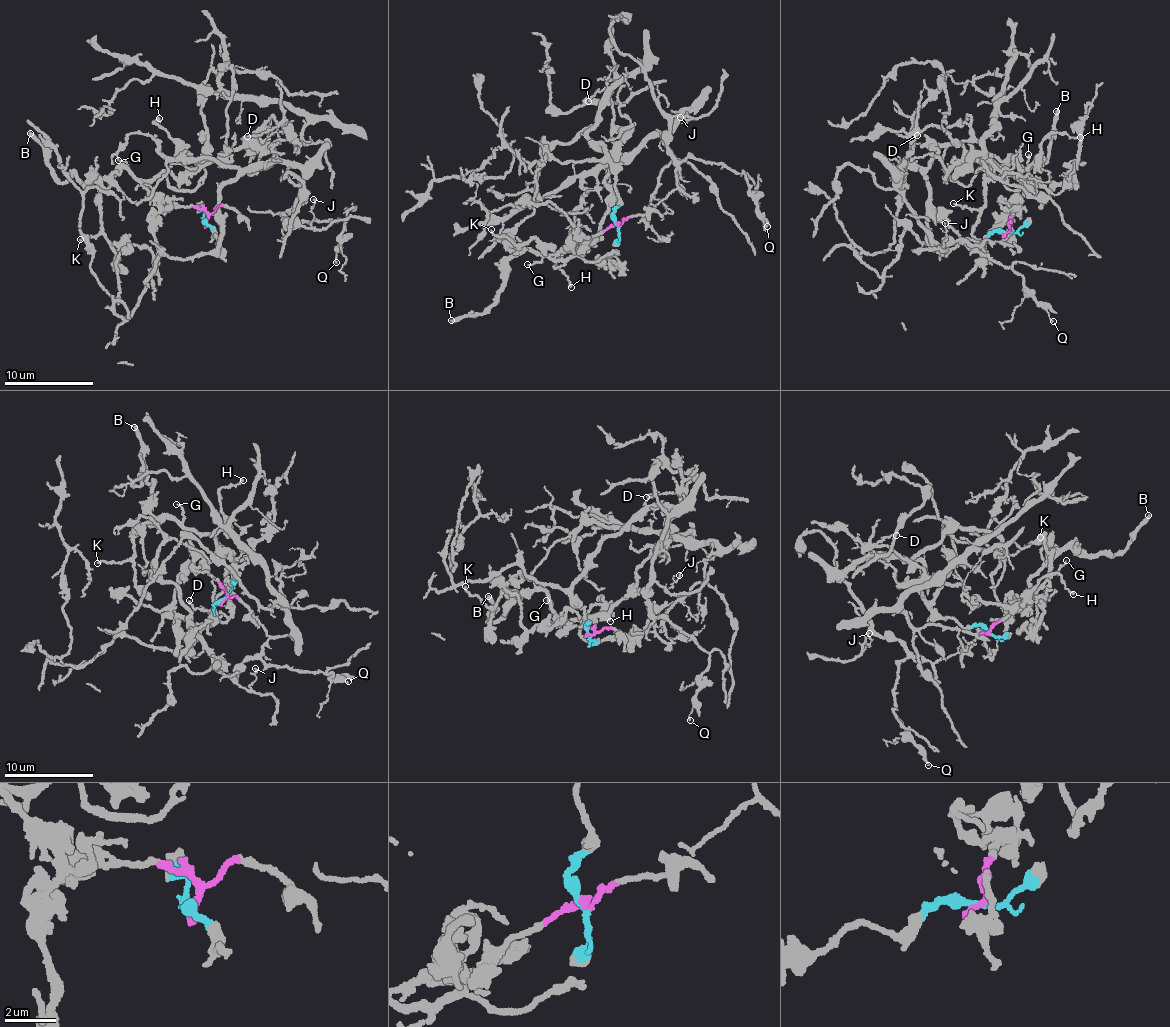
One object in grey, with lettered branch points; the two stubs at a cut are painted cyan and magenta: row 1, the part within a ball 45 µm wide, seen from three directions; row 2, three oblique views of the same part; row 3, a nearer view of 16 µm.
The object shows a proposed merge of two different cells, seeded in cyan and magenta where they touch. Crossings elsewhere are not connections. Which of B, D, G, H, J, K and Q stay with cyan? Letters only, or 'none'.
J, Q

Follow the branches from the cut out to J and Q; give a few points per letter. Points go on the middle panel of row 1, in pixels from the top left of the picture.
J: (617, 225), (613, 163), (607, 149), (586, 137), (611, 92), (643, 69), (660, 108), (680, 118)
Q: (617, 225), (613, 163), (586, 137), (615, 86), (643, 69), (667, 150), (741, 173), (766, 227)

